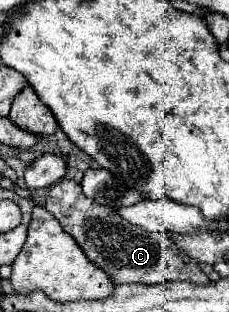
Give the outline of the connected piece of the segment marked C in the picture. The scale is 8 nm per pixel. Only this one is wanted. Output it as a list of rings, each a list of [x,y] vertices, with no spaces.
[[[61,180],[51,186],[45,208],[59,220],[63,230],[77,240],[87,258],[103,268],[115,284],[161,284],[167,280],[189,280],[195,284],[209,282],[207,274],[201,272],[197,264],[187,264],[187,256],[171,252],[175,244],[169,234],[151,234],[139,226],[125,222],[109,206],[101,206],[95,200],[89,200],[81,192],[81,186],[73,180]]]

